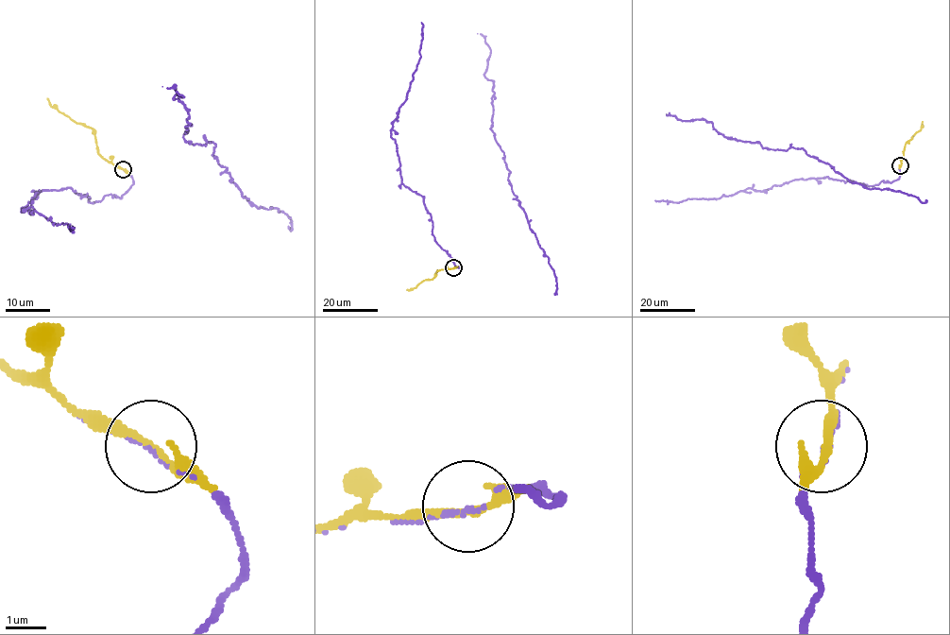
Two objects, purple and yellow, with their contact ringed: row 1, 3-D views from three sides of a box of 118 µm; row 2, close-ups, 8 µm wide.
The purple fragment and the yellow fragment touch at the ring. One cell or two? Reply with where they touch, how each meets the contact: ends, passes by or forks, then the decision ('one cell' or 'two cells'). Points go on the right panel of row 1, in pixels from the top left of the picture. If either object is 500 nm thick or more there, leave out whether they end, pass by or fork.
at (900, 165); purple ends there; yellow passes by; one cell

